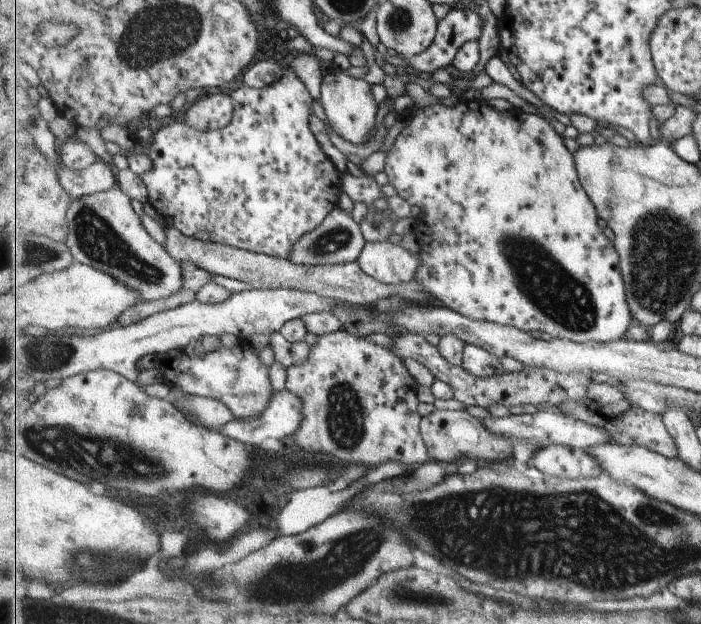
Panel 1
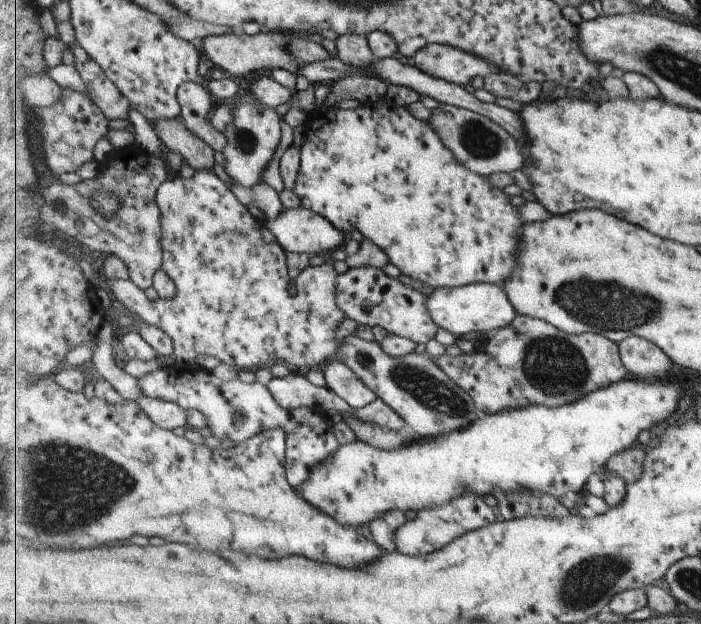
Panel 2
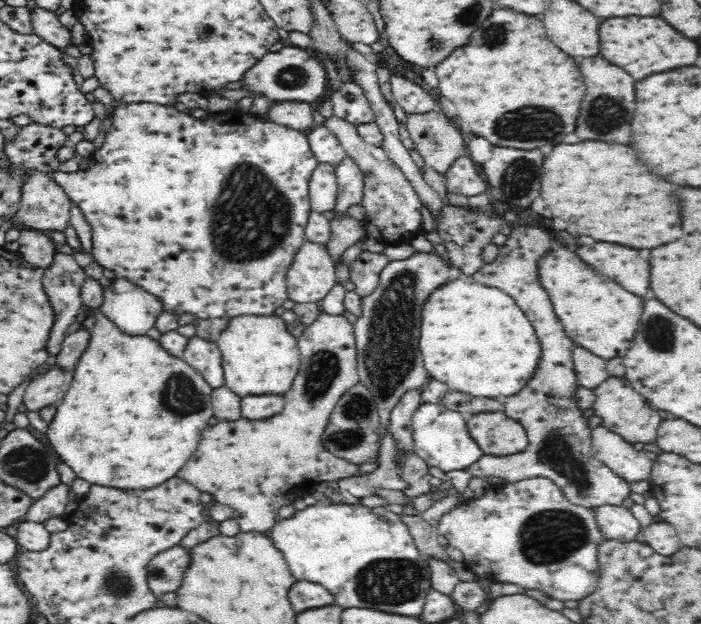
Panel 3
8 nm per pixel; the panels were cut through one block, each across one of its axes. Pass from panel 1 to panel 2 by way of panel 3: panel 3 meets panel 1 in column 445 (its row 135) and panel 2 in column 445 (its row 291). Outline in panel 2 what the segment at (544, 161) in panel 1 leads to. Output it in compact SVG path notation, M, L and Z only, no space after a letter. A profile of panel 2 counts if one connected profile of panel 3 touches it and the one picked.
M387 98L379 99L372 104L363 103L354 110L343 110L339 108L319 108L309 113L308 121L303 127L305 135L304 143L301 149L301 170L297 176L297 182L294 183L294 191L301 198L302 206L311 208L313 212L325 216L327 220L333 222L341 232L347 236L351 232L358 230L365 239L373 240L387 256L391 256L391 263L401 272L402 277L414 285L422 284L431 286L431 288L455 288L477 282L489 282L502 286L503 282L513 274L519 254L521 254L521 238L523 238L523 224L525 220L521 218L521 212L516 206L511 204L511 198L502 188L495 188L493 182L489 182L488 176L481 176L465 168L453 152L441 142L439 133L433 130L429 121L415 118L404 106L395 105Z

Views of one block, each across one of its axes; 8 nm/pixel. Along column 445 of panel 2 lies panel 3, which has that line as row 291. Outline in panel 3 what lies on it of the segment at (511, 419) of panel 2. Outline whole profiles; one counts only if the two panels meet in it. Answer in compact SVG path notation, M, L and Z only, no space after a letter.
M457 275L438 288L424 304L422 312L422 338L420 350L426 362L426 370L432 378L448 384L450 390L466 392L480 398L498 398L518 394L526 380L534 374L540 362L540 342L534 334L532 324L524 312L516 306L509 294L500 288L486 288L476 284L469 276Z

